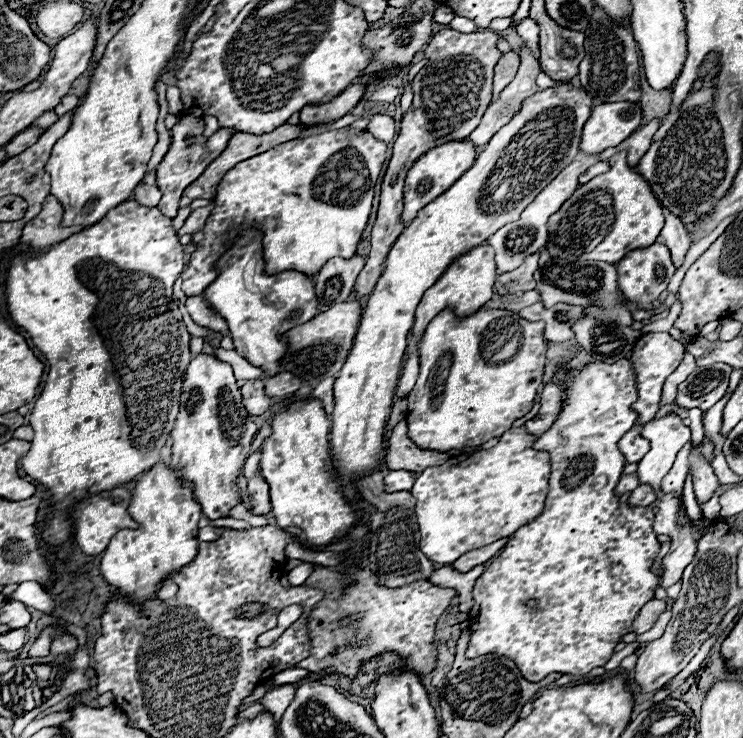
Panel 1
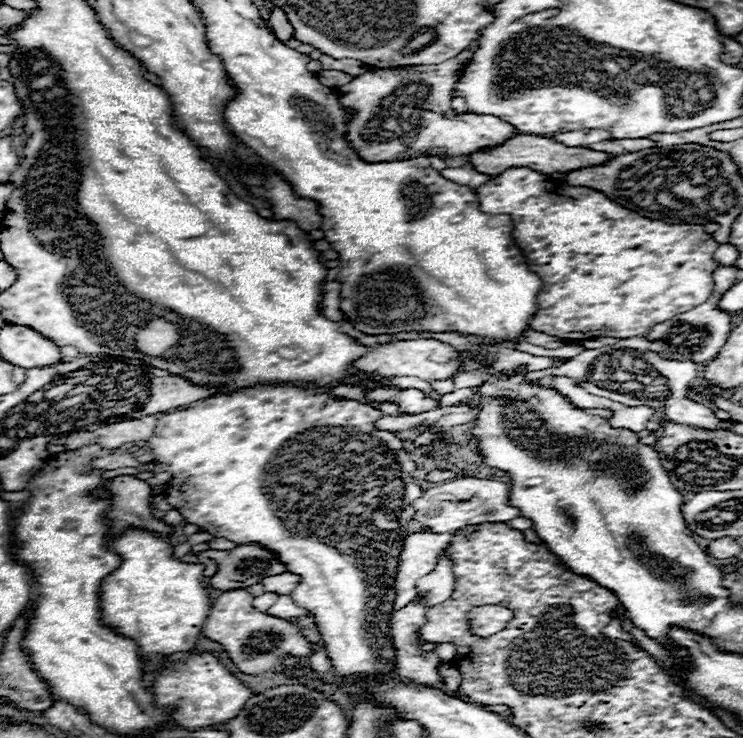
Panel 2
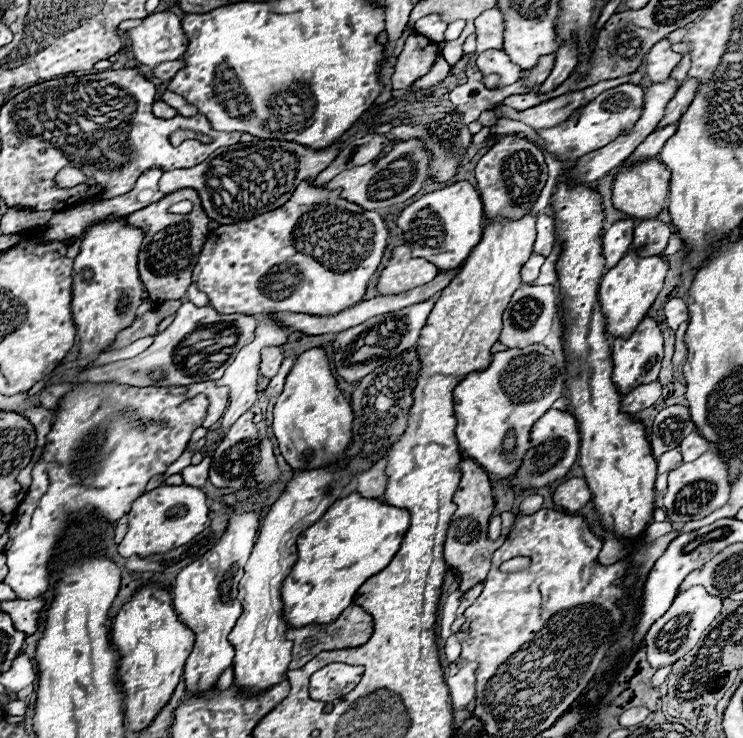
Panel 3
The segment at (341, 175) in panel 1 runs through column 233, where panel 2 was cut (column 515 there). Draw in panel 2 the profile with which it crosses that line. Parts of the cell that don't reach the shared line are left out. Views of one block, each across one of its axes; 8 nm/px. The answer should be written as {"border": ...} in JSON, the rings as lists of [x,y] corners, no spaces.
{"border":[[[510,168],[500,176],[490,178],[474,192],[478,194],[482,212],[512,216],[514,230],[518,232],[516,246],[528,258],[528,268],[542,280],[542,288],[536,296],[538,308],[530,320],[530,328],[536,332],[562,340],[582,340],[590,332],[594,338],[640,336],[646,334],[650,326],[706,302],[712,294],[712,272],[718,266],[714,252],[718,244],[698,224],[666,224],[650,220],[618,206],[602,192],[562,186],[528,168]]]}

